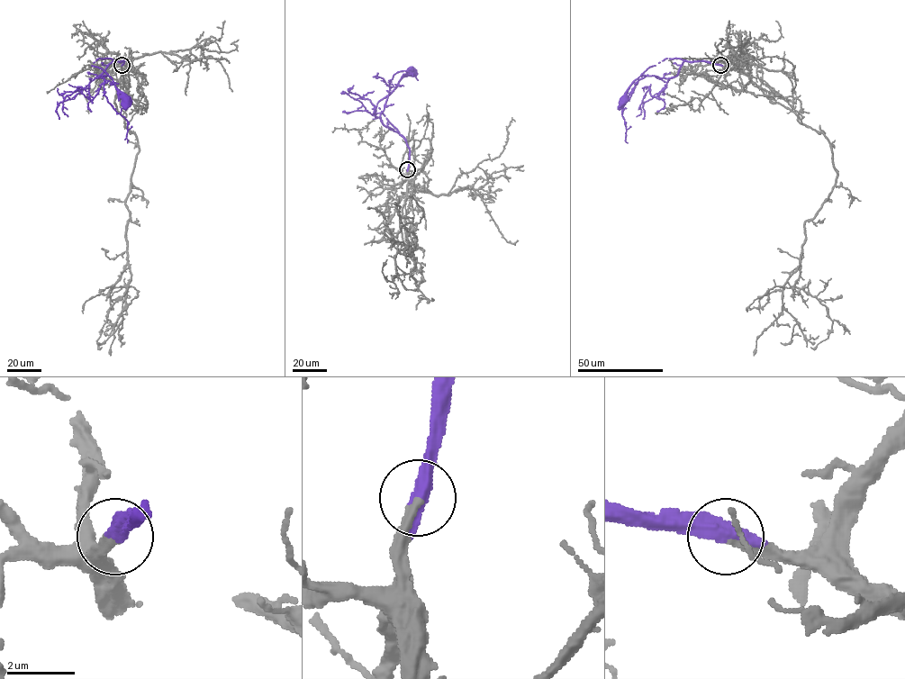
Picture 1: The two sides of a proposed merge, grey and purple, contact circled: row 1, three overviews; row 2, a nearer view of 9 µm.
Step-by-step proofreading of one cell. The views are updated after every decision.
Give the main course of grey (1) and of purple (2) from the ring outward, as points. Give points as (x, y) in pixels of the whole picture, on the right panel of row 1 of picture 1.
1: (720, 65), (746, 74), (831, 149), (837, 182), (805, 222), (795, 284), (833, 321), (827, 339), (810, 347)
2: (720, 65), (703, 60), (684, 61), (676, 76), (669, 78), (642, 73), (628, 90), (625, 99)

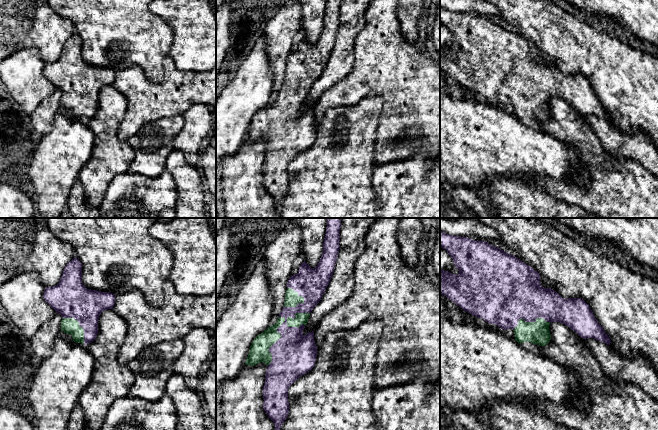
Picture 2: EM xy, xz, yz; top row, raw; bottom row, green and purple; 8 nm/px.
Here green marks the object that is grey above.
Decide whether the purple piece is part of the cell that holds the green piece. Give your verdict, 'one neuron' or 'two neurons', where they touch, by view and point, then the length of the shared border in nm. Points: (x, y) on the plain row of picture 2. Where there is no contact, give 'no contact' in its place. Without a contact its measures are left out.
one neuron; contact xz (276, 106); length 550 nm

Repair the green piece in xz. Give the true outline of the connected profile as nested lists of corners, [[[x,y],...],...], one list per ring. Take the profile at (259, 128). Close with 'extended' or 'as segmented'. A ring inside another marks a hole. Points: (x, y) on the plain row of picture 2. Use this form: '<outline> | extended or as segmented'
[[[327,0],[323,30],[319,39],[315,44],[311,44],[304,37],[300,41],[298,49],[291,51],[287,58],[284,83],[279,89],[276,99],[257,111],[250,122],[245,140],[254,142],[263,138],[267,142],[263,162],[263,185],[273,197],[276,208],[280,207],[289,189],[289,163],[315,141],[317,123],[314,116],[314,107],[304,111],[303,106],[312,85],[321,76],[332,54],[340,25],[340,4],[341,0]]] | extended

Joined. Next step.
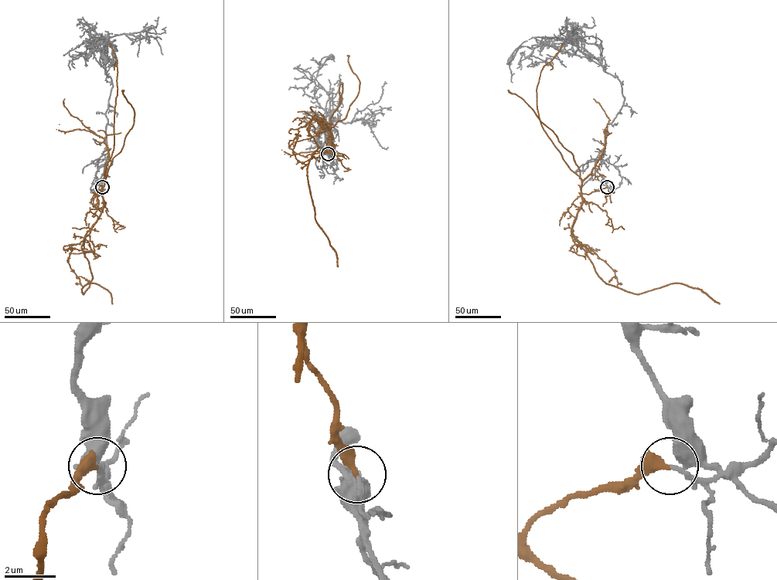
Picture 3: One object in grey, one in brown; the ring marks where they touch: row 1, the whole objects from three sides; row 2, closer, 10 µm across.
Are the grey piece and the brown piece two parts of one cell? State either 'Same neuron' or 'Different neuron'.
Different neuron

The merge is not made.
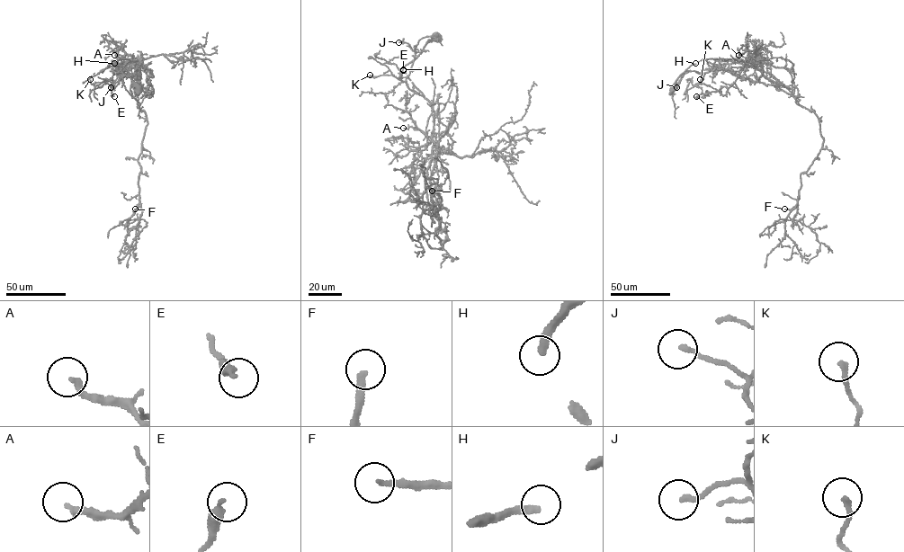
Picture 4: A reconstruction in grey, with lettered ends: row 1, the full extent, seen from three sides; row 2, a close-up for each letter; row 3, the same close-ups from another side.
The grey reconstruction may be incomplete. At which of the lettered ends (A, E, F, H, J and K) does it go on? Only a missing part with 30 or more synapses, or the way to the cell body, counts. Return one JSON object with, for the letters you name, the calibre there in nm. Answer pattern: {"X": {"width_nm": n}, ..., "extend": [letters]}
{"A": {"width_nm": 240}, "F": {"width_nm": 200}, "extend": ["A", "F"]}

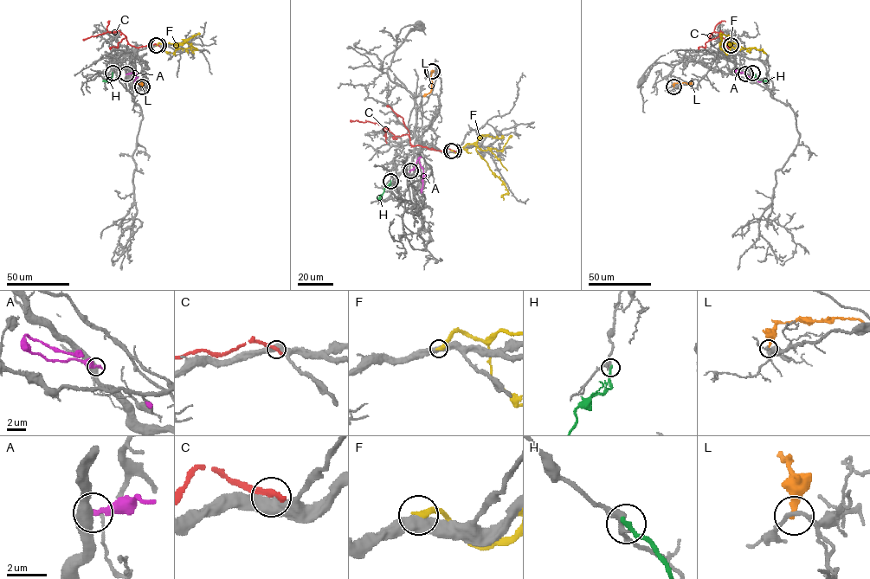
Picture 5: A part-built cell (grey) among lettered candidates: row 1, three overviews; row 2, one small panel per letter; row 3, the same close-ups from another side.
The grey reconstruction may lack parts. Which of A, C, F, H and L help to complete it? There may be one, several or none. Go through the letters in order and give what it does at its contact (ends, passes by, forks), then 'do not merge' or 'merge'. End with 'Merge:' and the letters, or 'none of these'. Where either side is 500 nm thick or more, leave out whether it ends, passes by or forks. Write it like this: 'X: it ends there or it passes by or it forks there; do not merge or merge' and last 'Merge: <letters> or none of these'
A: do not merge
C: do not merge
F: it ends there; do not merge
H: it ends there; do not merge
L: it ends there; do not merge
Merge: none of these

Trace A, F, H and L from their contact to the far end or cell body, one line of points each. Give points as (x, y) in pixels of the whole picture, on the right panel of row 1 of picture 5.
A: (745, 73), (735, 70), (761, 81)
F: (731, 45), (731, 42), (725, 43), (735, 48), (753, 48), (766, 54)
H: (752, 73), (758, 80), (764, 80)
L: (673, 86), (674, 83), (692, 82)

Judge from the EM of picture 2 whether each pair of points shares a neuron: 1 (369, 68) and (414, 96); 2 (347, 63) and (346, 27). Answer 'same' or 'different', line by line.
1: same
2: same

